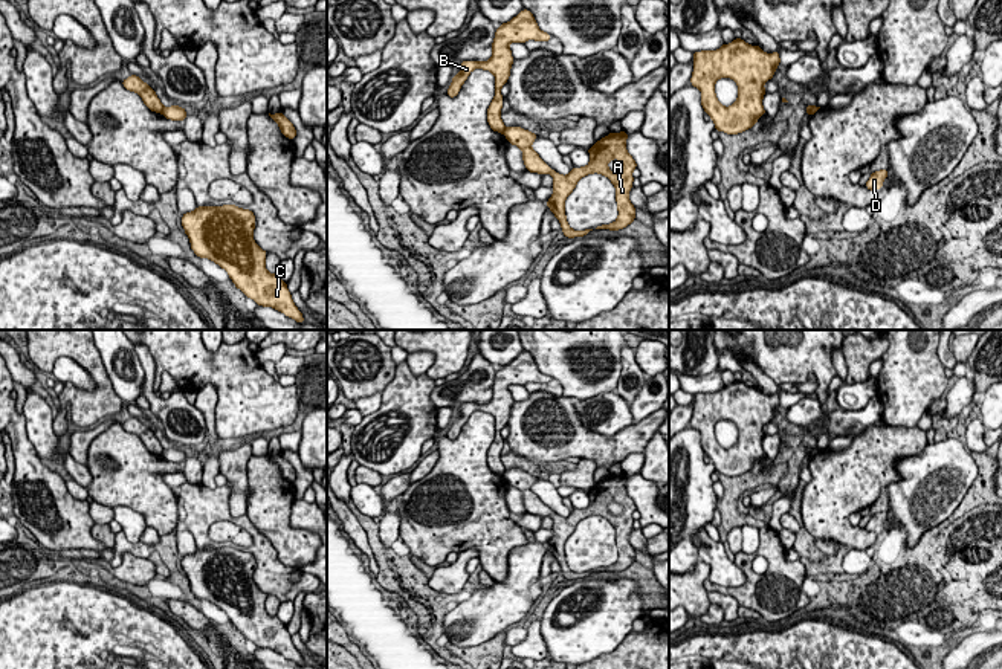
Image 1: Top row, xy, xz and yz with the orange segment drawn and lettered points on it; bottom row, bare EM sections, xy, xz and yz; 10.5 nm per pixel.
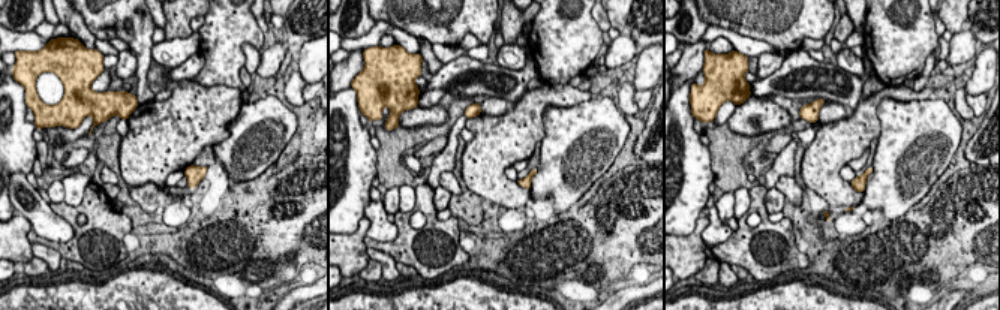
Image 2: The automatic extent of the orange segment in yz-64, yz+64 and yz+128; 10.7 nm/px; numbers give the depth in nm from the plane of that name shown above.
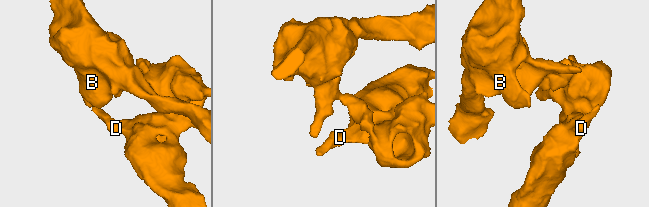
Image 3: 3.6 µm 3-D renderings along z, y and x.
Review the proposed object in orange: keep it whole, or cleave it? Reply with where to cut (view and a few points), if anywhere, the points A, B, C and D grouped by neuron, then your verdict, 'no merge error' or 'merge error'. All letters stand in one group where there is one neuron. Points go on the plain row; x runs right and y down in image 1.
cut in xy along (164, 449), (161, 454); A C D / B; merge error

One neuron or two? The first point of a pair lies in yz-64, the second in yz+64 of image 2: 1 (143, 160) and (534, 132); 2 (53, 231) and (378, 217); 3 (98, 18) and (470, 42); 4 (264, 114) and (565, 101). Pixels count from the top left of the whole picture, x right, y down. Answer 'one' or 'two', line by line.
1: one
2: one
3: two
4: two

